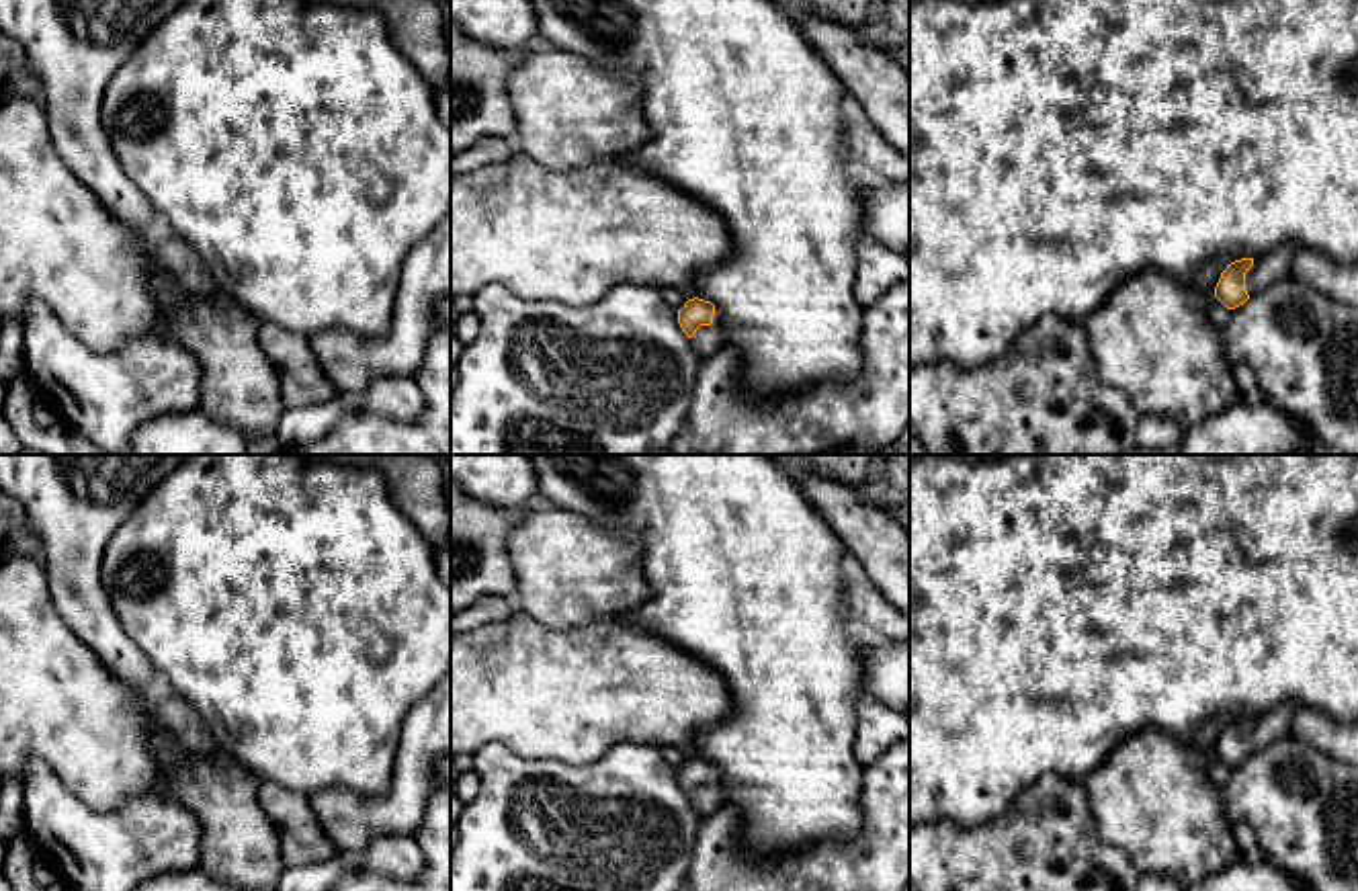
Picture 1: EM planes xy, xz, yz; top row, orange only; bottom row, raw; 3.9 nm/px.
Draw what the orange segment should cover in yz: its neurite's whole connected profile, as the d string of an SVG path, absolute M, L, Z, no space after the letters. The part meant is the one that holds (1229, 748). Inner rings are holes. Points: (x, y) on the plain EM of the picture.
M1282 703L1258 717L1241 717L1227 723L1215 746L1215 756L1227 768L1243 764L1251 754L1290 733L1297 711L1297 703Z

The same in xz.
M688 758L678 768L678 782L690 797L690 803L701 815L711 815L727 803L725 774L719 766L705 758Z

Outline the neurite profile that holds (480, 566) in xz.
M451 481L451 612L485 596L512 596L516 576L506 539L545 506L547 500L539 494L520 508L492 506Z

